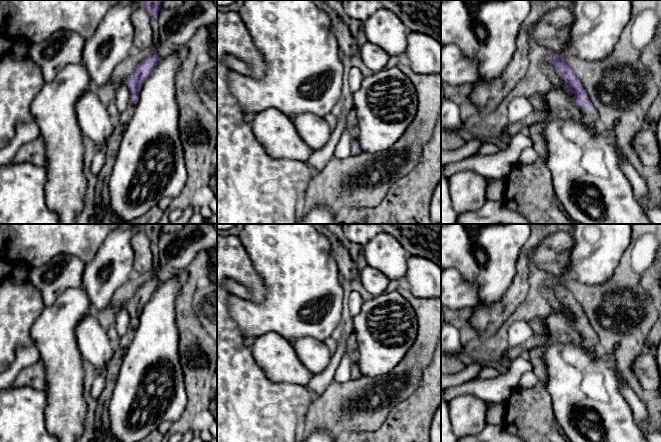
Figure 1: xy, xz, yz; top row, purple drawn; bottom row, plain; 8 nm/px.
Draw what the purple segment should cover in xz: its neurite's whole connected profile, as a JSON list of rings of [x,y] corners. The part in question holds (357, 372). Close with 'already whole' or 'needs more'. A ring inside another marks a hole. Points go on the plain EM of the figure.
[[[351,333],[346,341],[346,353],[350,359],[350,378],[357,379],[361,376],[358,367],[359,350],[355,333]]]; needs more

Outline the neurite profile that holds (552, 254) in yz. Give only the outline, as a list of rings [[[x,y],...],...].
[[[560,230],[544,237],[528,252],[528,260],[549,273],[551,278],[557,278],[565,272],[570,272],[571,250],[575,244],[572,232]]]

